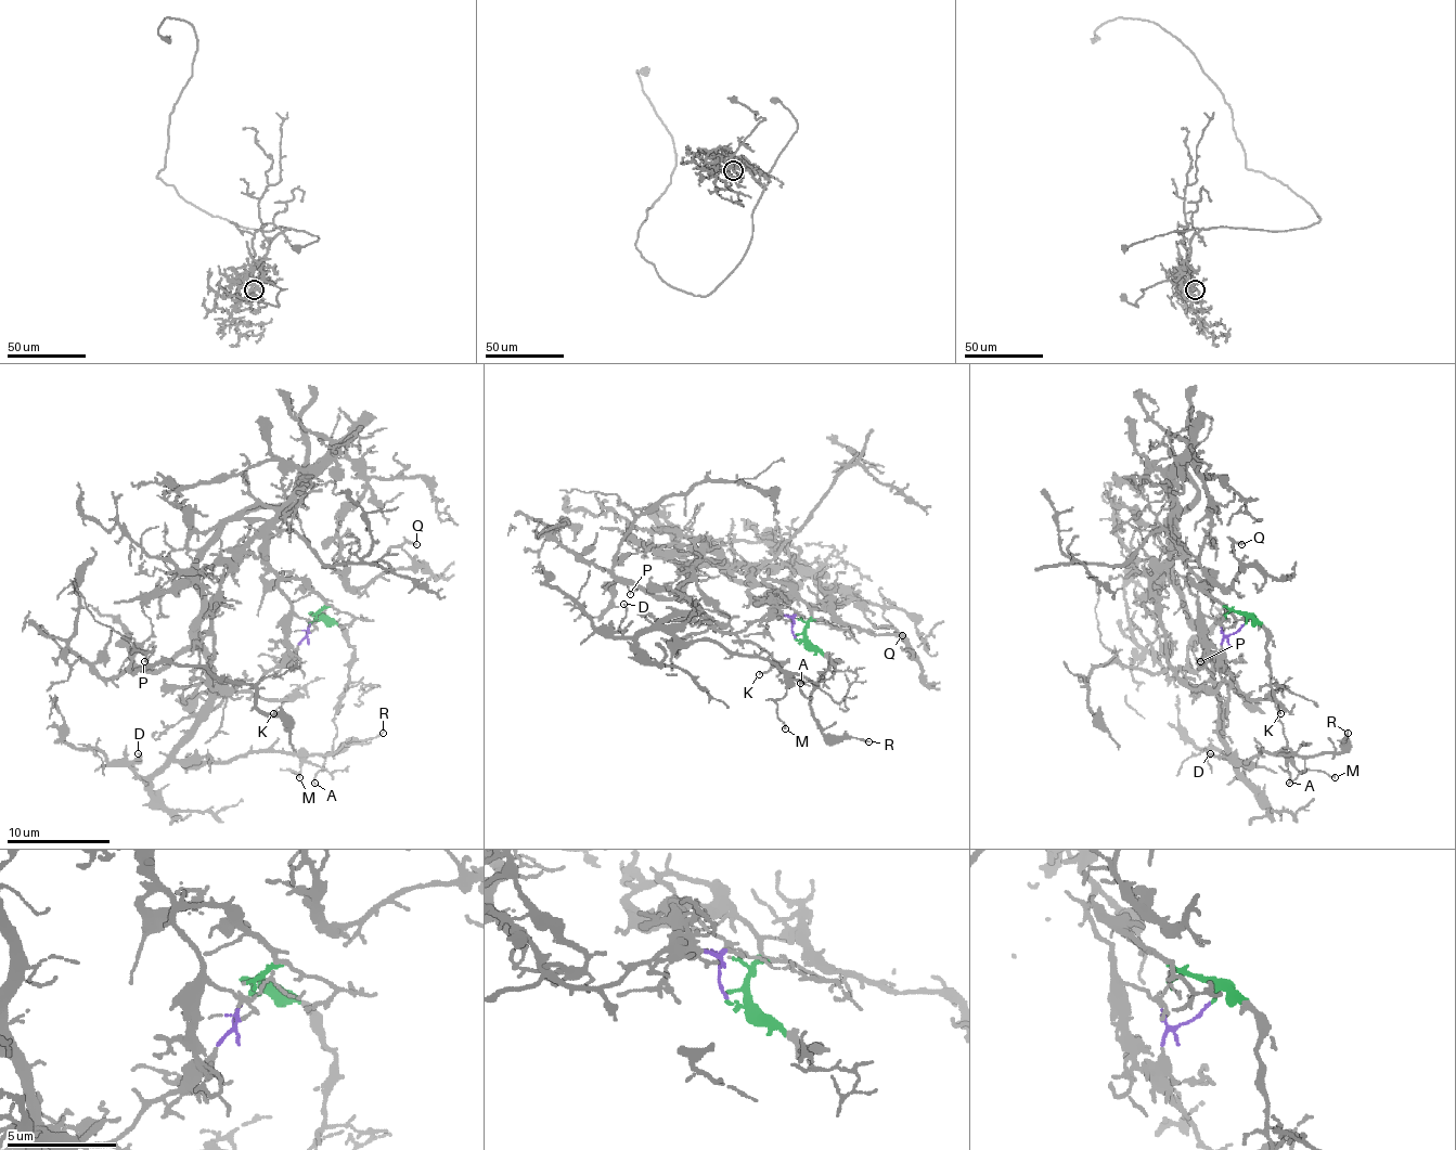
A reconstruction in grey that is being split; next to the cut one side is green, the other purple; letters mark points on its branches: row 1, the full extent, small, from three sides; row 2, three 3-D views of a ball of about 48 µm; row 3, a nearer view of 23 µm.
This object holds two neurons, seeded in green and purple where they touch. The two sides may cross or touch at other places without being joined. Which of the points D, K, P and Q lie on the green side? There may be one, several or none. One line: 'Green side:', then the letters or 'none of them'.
Green side: Q

